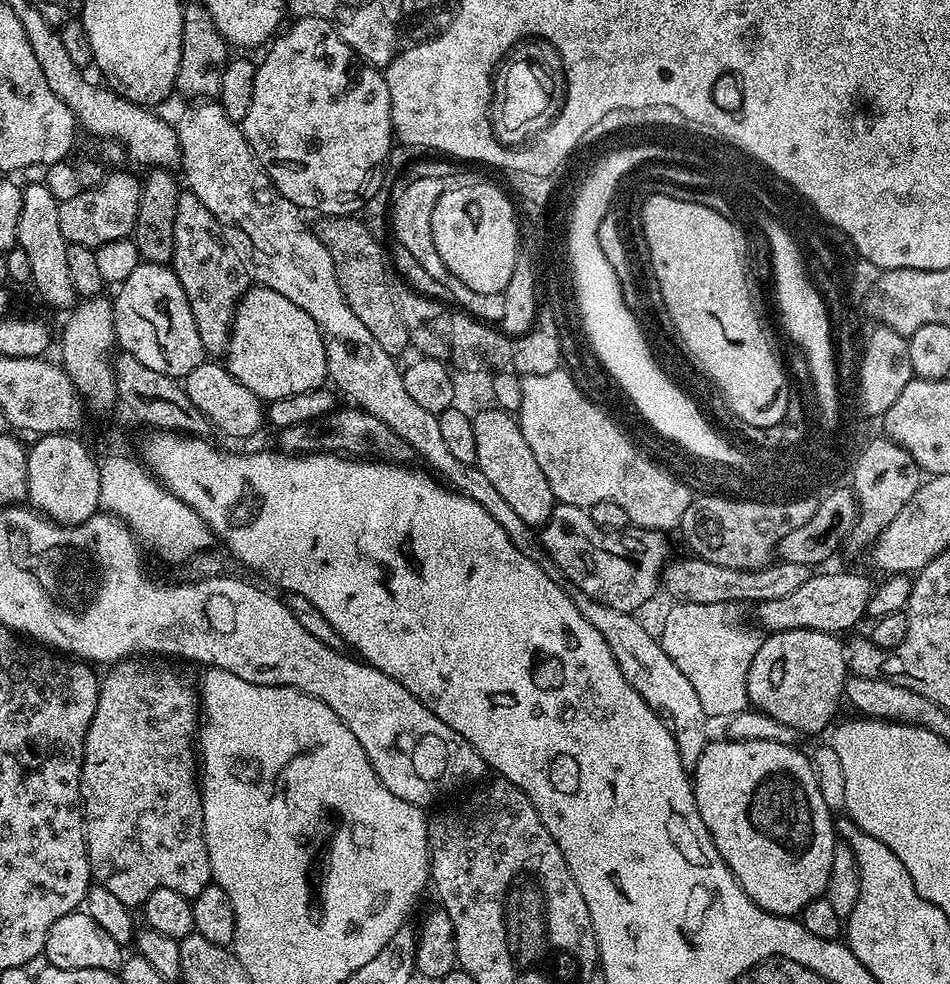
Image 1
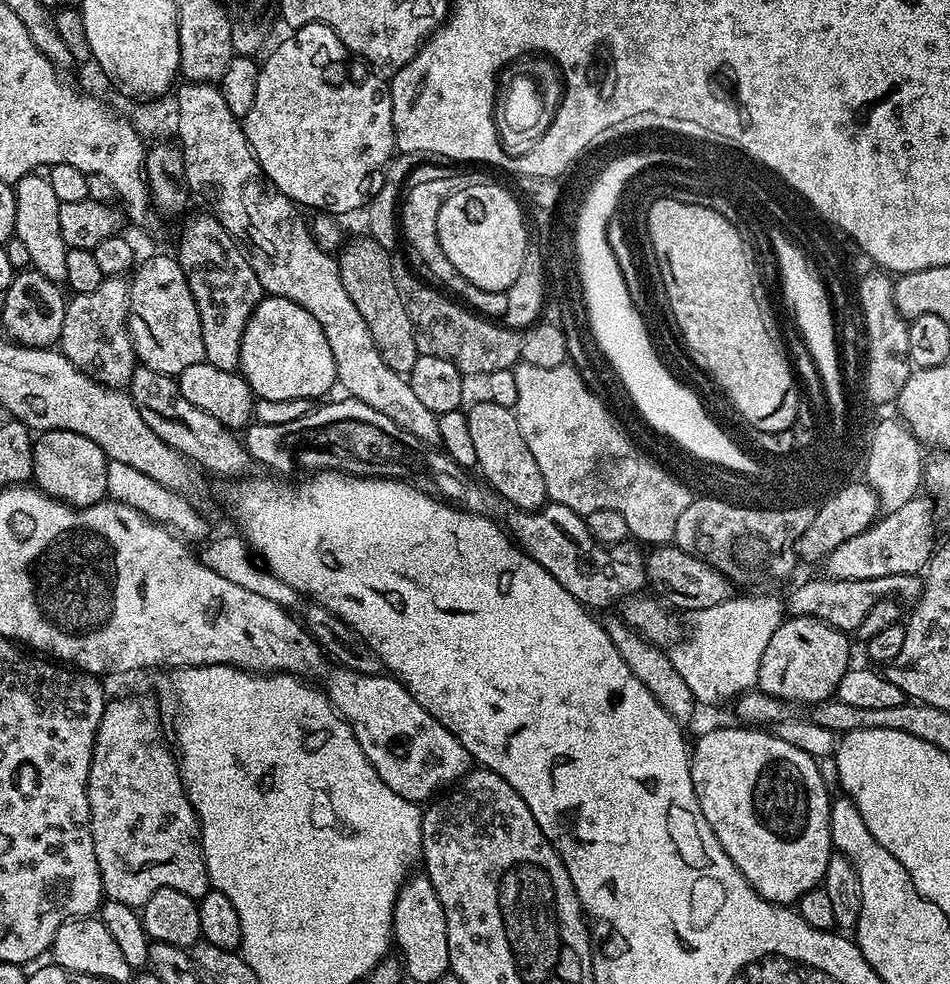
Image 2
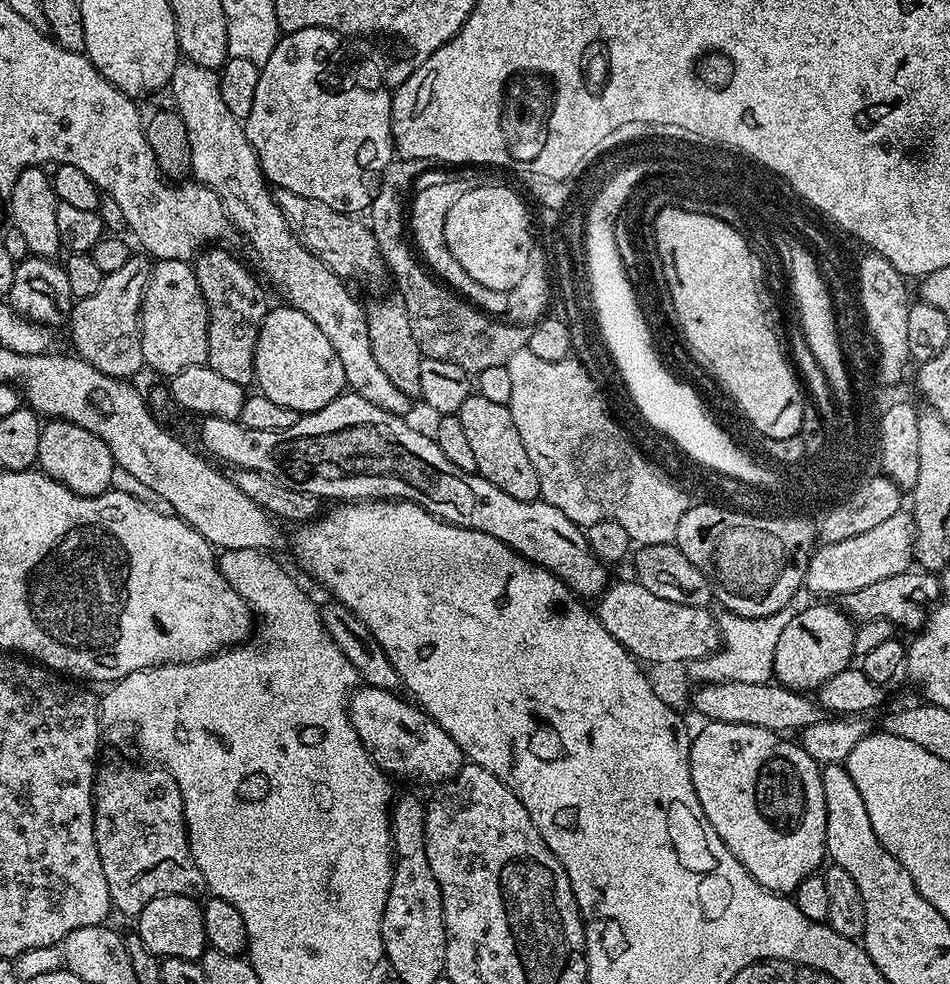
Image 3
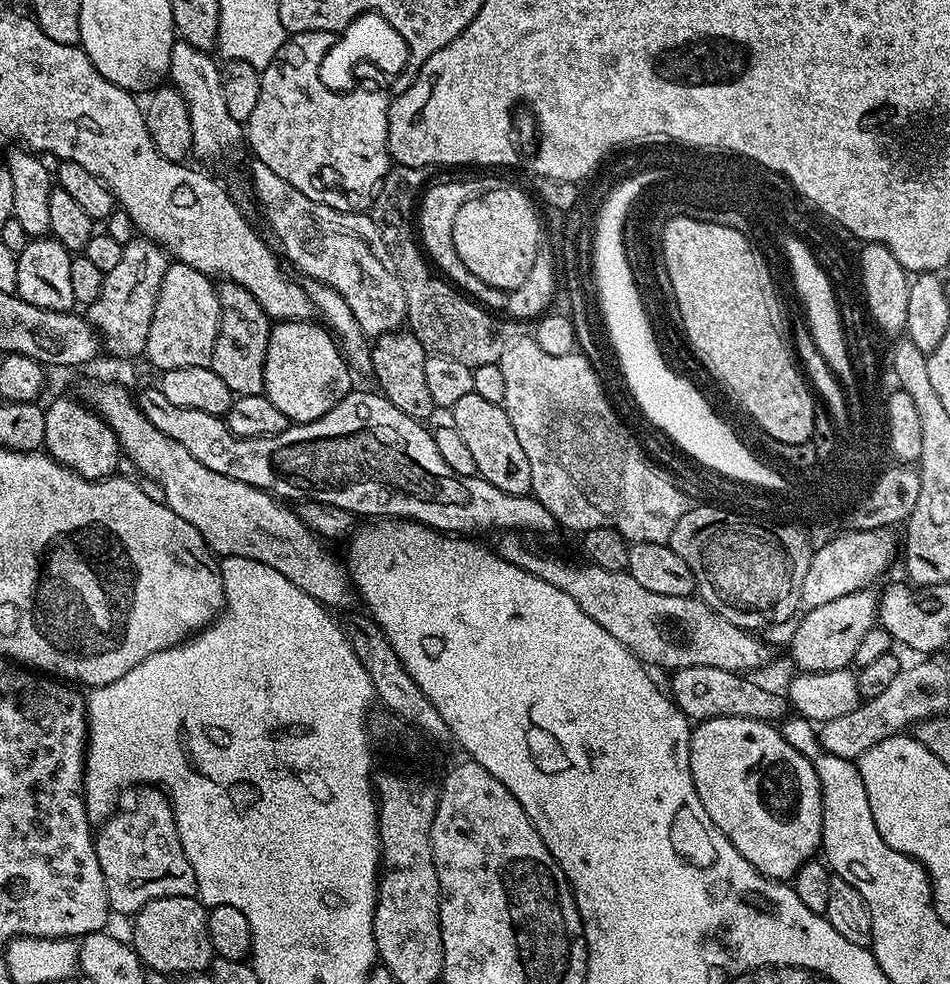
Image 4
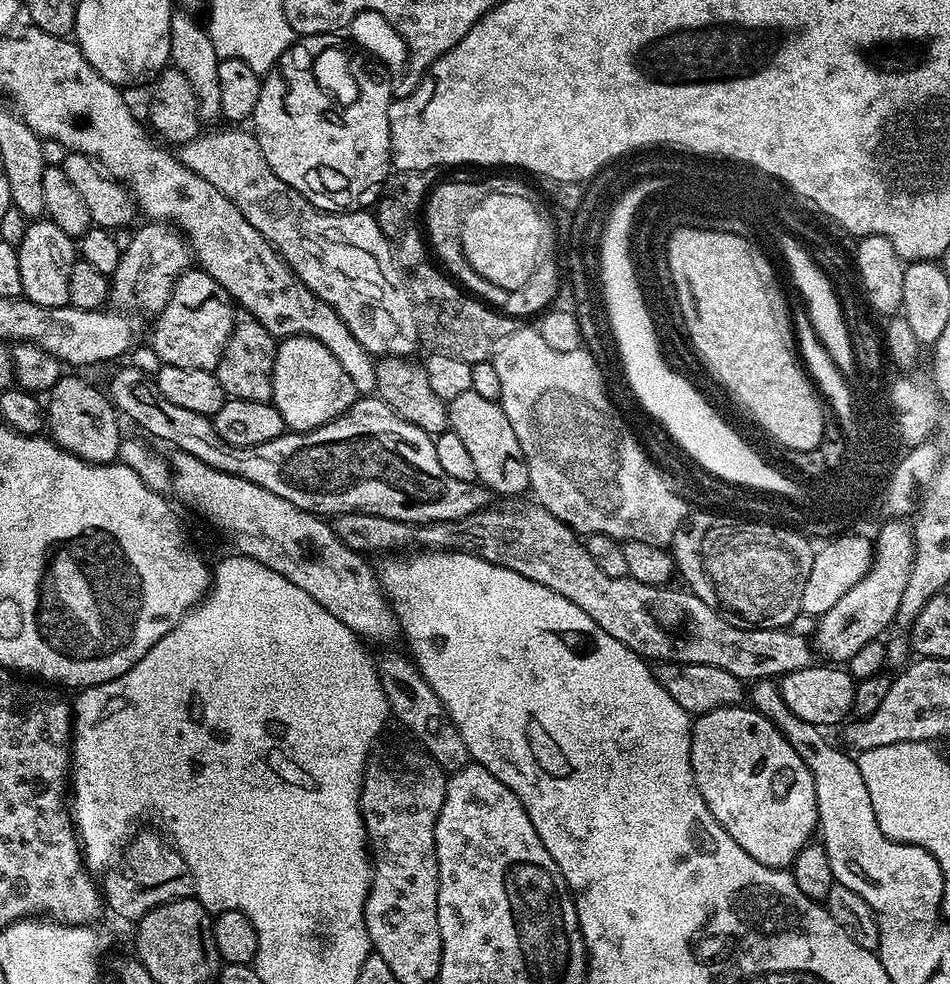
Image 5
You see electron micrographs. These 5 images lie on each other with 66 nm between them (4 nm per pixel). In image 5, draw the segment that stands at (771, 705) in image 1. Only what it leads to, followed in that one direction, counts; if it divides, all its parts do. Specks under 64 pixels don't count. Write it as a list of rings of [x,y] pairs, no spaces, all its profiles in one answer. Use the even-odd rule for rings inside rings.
[[[892,518],[884,523],[888,524],[881,526],[880,537],[874,540],[871,570],[817,619],[814,648],[828,659],[825,661],[846,662],[854,658],[854,653],[866,646],[866,642],[880,640],[893,627],[895,612],[910,577],[915,538],[913,525],[907,519]]]

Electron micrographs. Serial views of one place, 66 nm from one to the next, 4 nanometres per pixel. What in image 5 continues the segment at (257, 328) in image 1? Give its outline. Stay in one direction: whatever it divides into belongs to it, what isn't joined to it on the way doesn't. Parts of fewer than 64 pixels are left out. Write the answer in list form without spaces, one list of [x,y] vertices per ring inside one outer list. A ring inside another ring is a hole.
[[[285,336],[277,343],[272,375],[271,403],[282,414],[285,429],[309,432],[341,416],[358,398],[350,374],[342,370],[342,362],[309,336]]]

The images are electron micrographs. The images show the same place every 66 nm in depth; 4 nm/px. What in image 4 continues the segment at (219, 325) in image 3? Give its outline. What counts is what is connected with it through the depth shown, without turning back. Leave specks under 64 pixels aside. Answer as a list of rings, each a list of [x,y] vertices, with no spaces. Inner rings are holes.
[[[232,280],[219,285],[220,329],[214,342],[211,368],[236,396],[264,395],[264,371],[266,370],[266,346],[270,342],[272,324],[262,310],[258,298]]]

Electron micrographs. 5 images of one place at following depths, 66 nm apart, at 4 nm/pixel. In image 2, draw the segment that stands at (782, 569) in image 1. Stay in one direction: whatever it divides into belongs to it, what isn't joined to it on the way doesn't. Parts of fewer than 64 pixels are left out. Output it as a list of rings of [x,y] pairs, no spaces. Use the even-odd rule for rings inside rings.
[[[675,544],[659,545],[649,551],[645,557],[647,570],[647,583],[658,592],[671,607],[684,612],[694,612],[698,609],[711,608],[735,597],[736,588],[731,580],[727,579],[720,571],[702,562],[697,556],[682,551]]]

